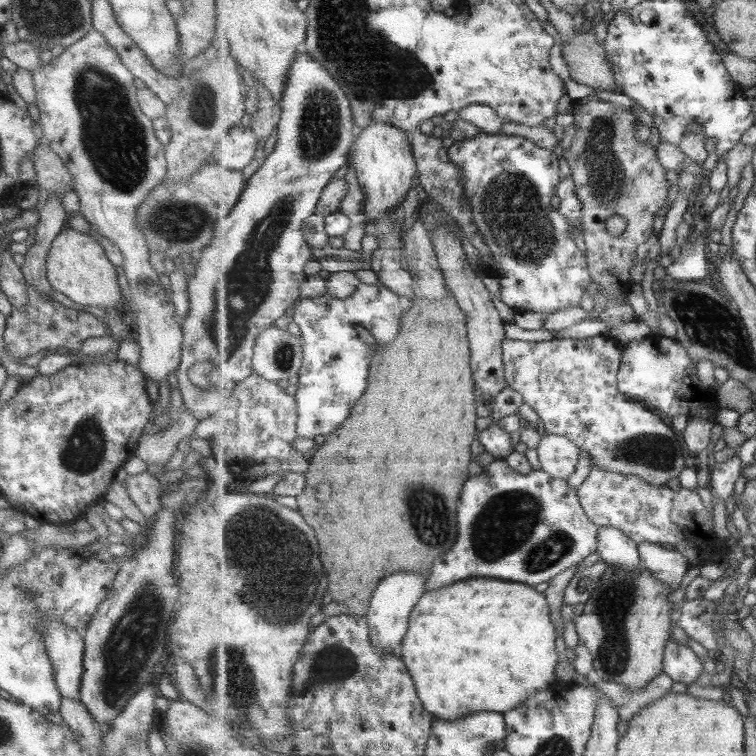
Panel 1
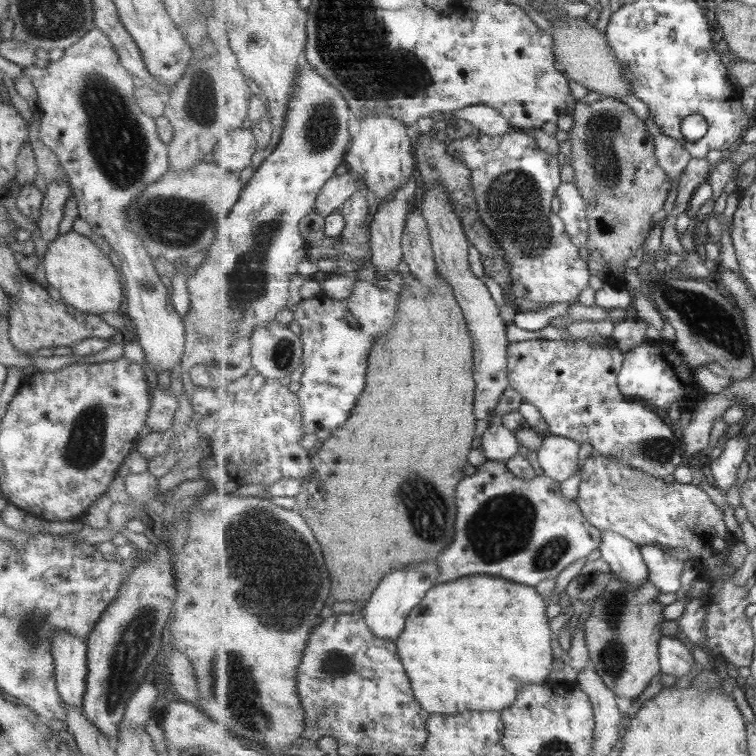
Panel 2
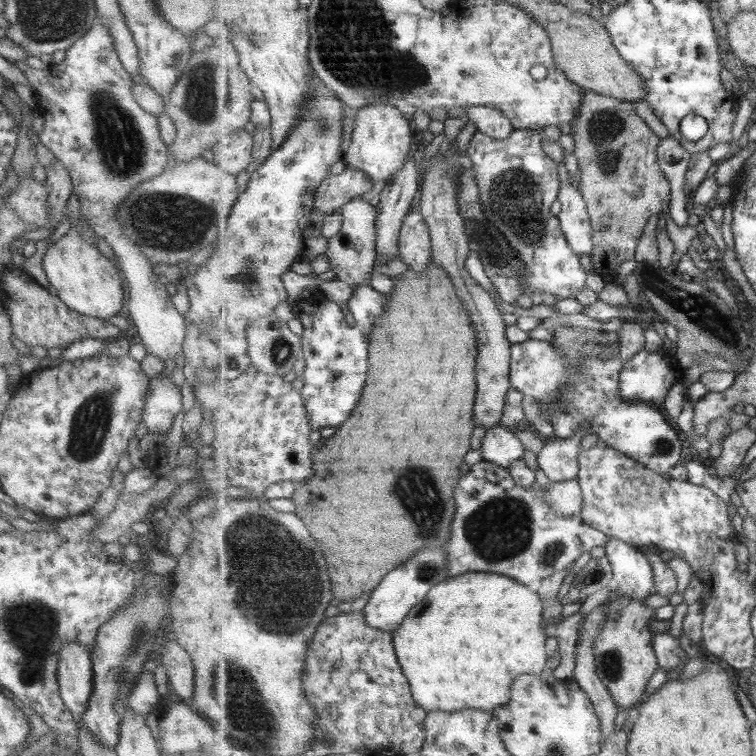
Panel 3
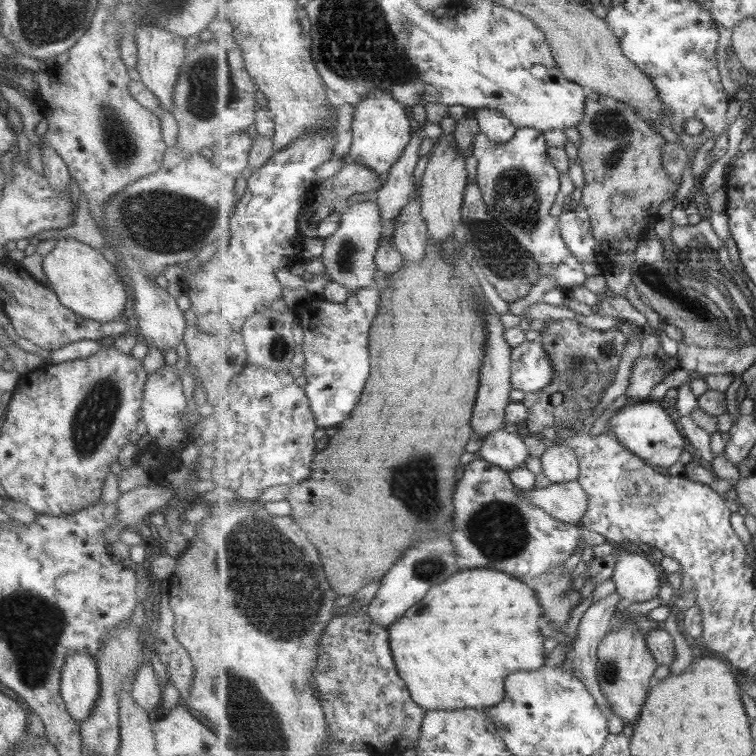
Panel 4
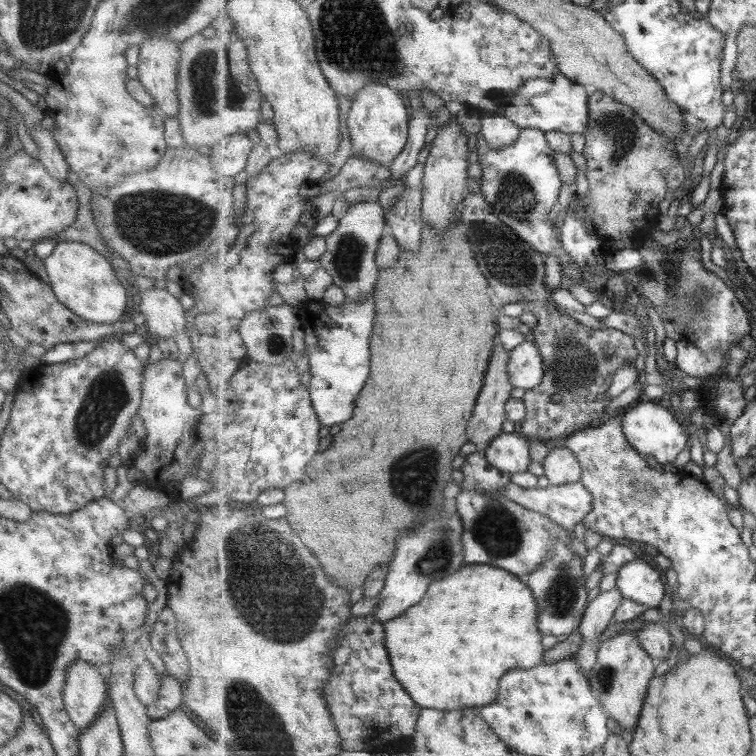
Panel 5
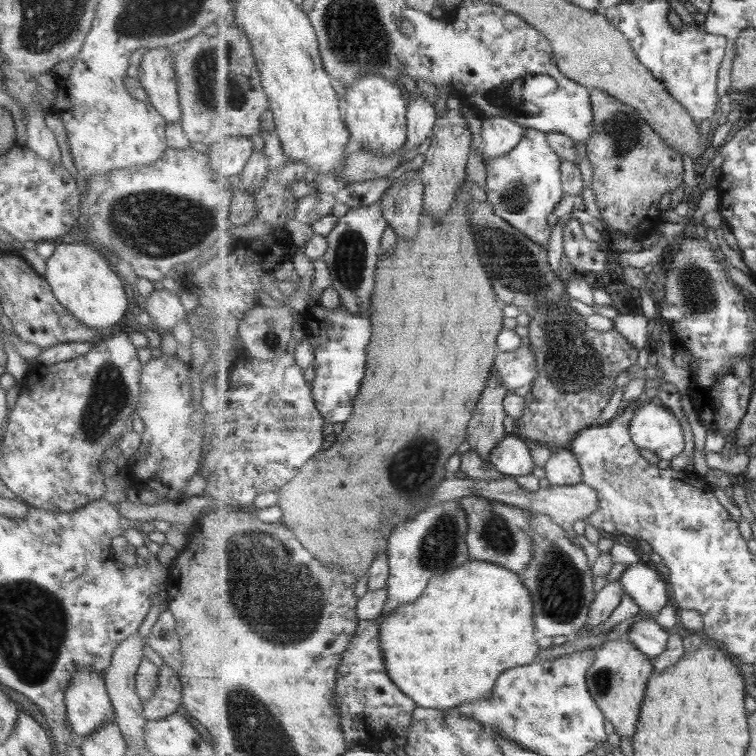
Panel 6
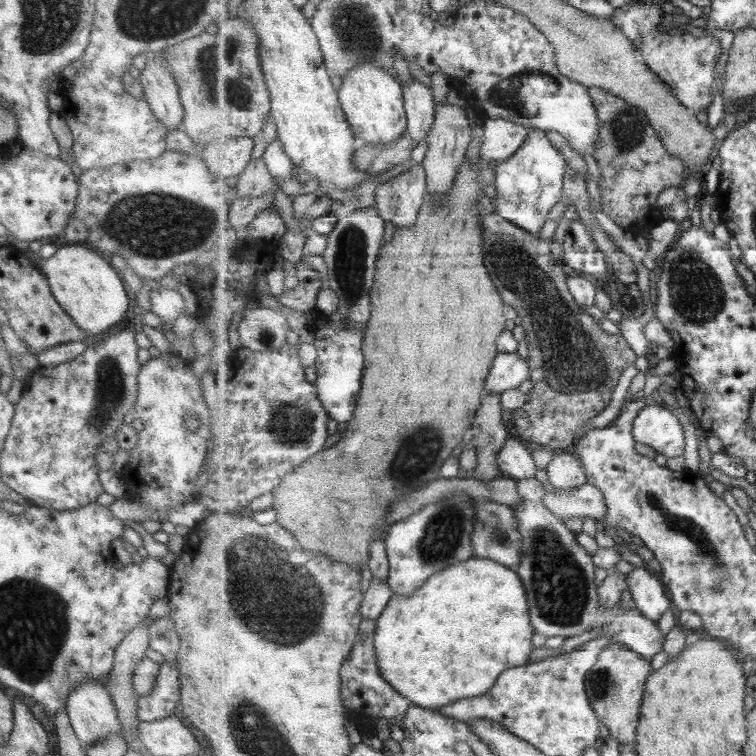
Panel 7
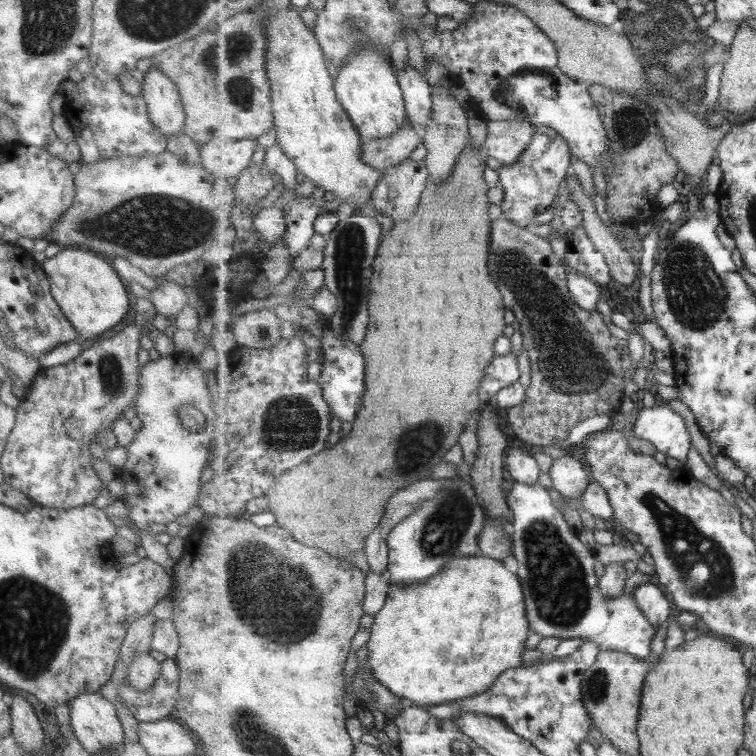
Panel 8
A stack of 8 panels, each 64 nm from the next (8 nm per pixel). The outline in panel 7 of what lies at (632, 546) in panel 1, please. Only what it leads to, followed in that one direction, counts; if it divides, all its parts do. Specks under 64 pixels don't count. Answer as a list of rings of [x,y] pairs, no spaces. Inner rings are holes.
[[[647,566],[635,567],[627,575],[629,593],[639,609],[646,617],[659,622],[667,610],[674,607],[672,598],[660,576]]]

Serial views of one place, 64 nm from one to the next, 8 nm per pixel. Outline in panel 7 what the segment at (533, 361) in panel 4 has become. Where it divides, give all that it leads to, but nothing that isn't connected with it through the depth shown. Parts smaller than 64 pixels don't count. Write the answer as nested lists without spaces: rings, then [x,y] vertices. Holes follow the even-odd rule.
[[[499,352],[487,379],[486,394],[501,394],[509,389],[519,388],[521,382],[531,378],[531,366],[528,358],[521,358],[517,352],[507,354]]]

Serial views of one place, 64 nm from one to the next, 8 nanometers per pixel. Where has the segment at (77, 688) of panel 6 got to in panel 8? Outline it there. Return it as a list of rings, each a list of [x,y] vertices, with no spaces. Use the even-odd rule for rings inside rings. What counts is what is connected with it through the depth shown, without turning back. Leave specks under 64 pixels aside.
[[[85,692],[69,700],[70,728],[77,743],[91,755],[117,751],[123,747],[124,733],[116,716],[114,705],[96,692]]]

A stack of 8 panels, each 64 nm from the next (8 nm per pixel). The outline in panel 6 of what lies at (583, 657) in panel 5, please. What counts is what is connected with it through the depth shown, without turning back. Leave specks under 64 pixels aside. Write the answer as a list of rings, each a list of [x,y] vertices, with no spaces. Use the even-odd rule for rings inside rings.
[[[620,578],[609,583],[609,585],[605,584],[596,593],[592,610],[589,612],[589,622],[585,624],[583,631],[593,631],[595,626],[603,624],[615,612],[615,608],[619,608],[619,604],[623,602],[623,596],[625,596],[625,587],[623,587]]]

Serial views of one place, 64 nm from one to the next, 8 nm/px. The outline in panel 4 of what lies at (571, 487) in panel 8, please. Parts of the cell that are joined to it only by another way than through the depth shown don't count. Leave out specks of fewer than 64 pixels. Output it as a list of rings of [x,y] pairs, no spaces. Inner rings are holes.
[[[561,438],[550,443],[541,458],[541,465],[543,473],[554,484],[578,481],[580,478],[580,458],[576,450],[569,448]]]

